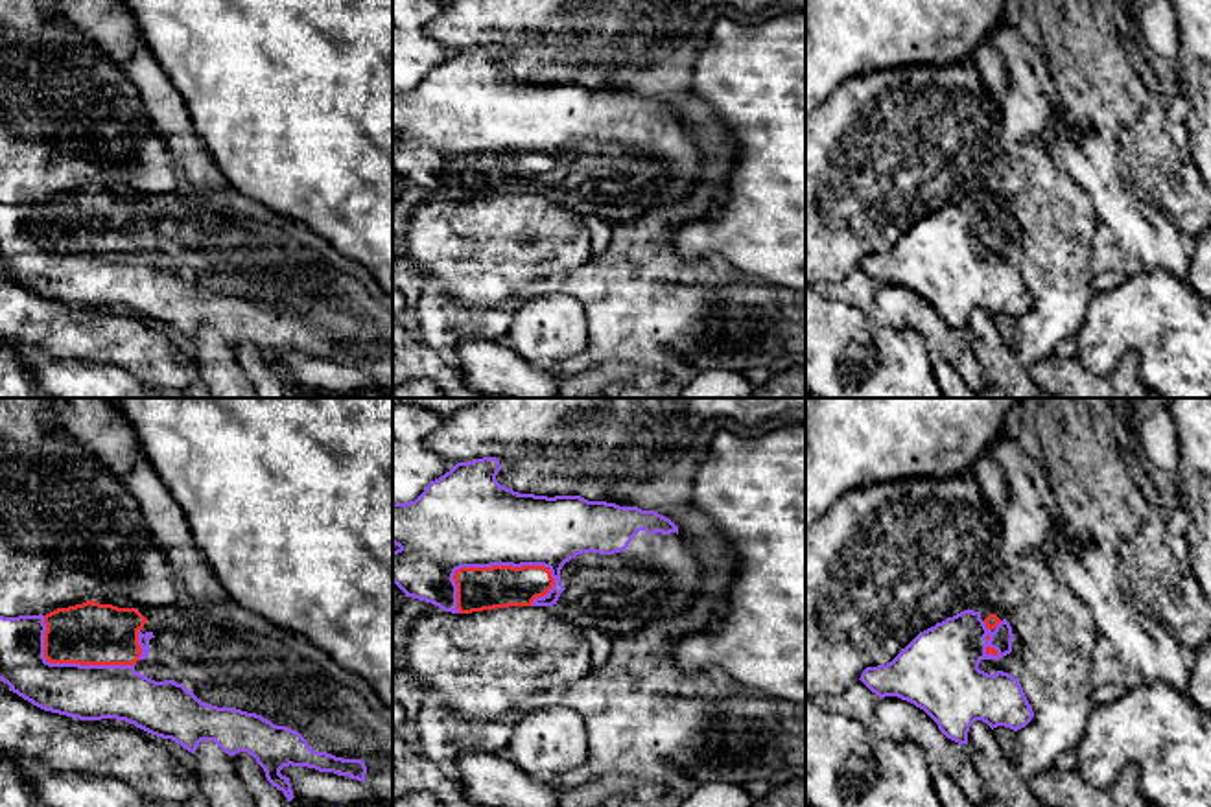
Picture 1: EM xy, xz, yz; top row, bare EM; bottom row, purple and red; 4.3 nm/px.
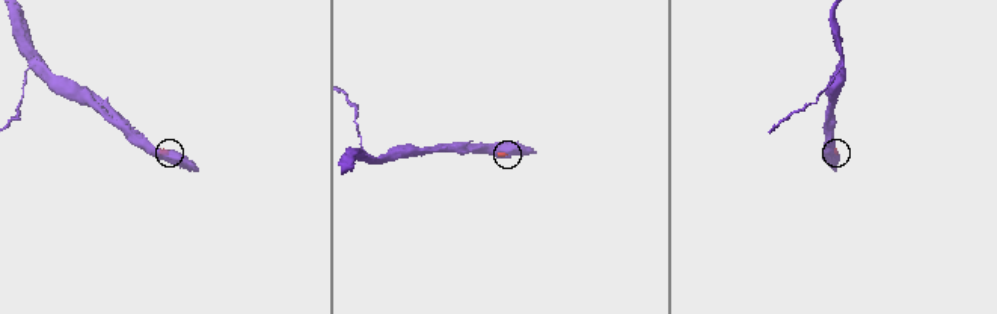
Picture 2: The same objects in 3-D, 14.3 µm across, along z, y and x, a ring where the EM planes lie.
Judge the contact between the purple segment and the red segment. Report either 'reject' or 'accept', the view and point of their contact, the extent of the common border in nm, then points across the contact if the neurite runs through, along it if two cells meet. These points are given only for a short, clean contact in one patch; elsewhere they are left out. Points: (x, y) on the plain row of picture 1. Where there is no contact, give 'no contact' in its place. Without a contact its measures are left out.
accept | xz (485, 153) | 460 nm

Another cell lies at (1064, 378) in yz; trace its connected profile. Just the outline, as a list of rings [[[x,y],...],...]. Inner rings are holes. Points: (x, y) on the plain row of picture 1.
[[[1126,352],[1117,368],[1097,376],[1075,359],[1049,356],[1029,368],[1030,378],[1054,398],[1148,398],[1135,352]]]

